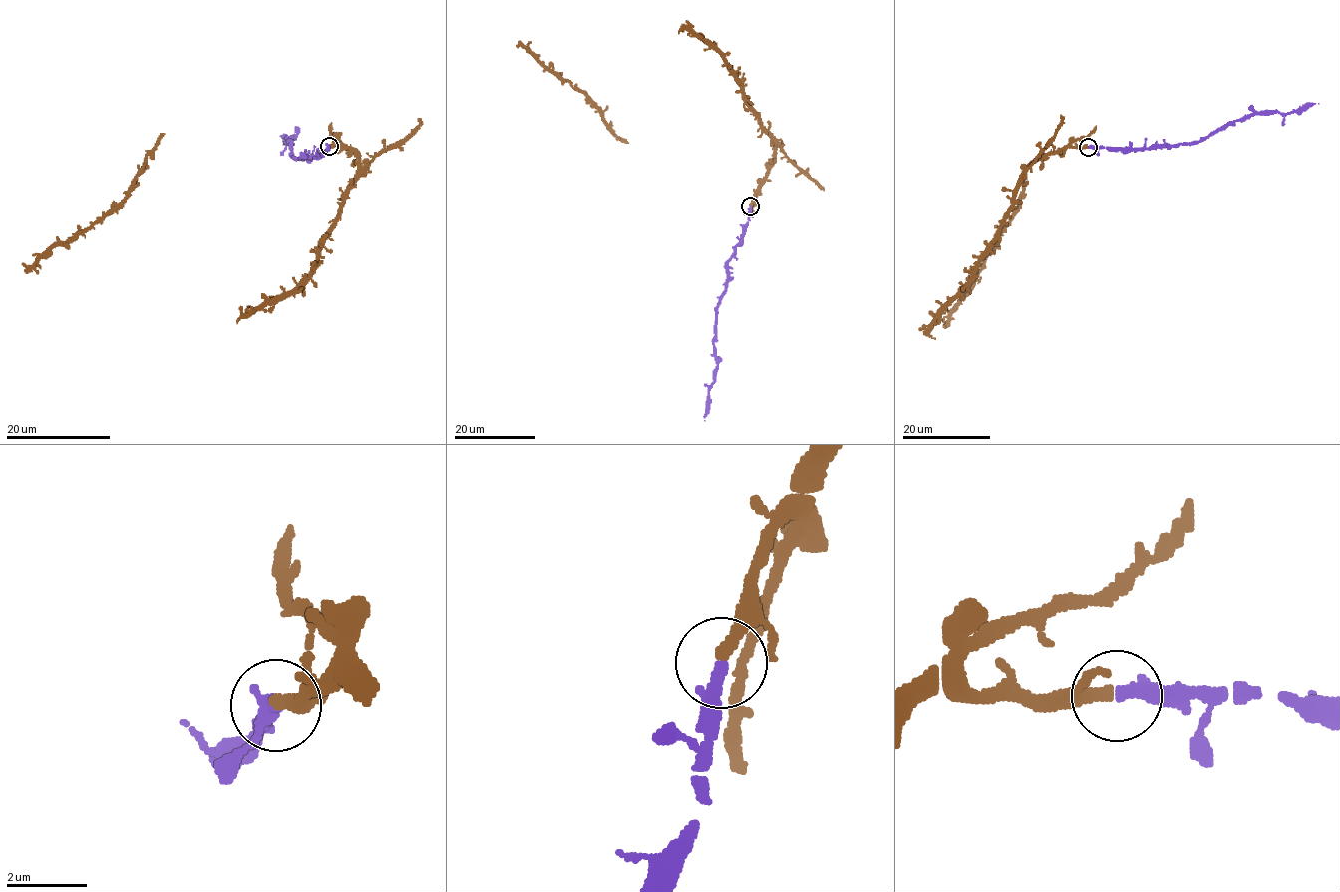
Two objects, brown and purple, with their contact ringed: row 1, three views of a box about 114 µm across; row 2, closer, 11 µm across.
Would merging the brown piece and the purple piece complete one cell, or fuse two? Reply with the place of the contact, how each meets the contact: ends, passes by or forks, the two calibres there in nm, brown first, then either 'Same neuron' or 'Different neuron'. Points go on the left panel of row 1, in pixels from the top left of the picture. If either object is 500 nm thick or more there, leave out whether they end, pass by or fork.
Place: (329, 146). At the ring brown ends. At the ring purple ends. Thickness 320 nm (brown) against 340 nm. Same neuron

